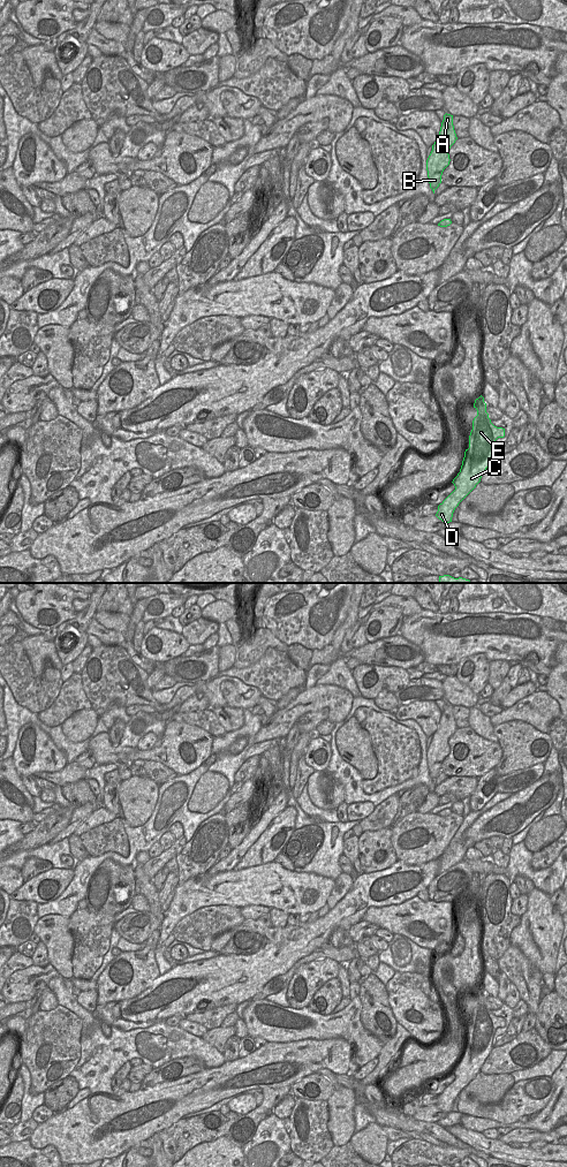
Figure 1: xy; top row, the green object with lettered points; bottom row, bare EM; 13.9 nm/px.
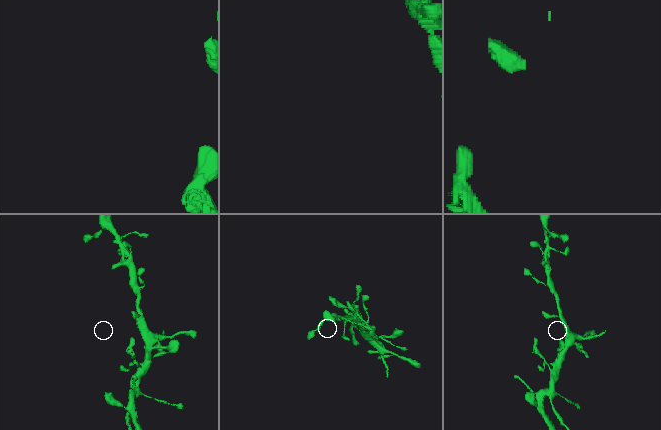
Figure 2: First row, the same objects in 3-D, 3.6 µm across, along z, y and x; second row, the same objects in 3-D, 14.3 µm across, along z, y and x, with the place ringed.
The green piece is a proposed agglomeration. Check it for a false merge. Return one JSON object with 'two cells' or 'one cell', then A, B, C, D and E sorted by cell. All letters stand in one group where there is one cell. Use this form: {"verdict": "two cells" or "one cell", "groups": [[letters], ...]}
{"verdict": "one cell", "groups": [["A", "B", "C", "D", "E"]]}

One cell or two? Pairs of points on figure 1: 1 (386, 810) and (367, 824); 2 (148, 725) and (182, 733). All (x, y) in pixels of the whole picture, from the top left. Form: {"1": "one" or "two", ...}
{"1": "one", "2": "two"}

